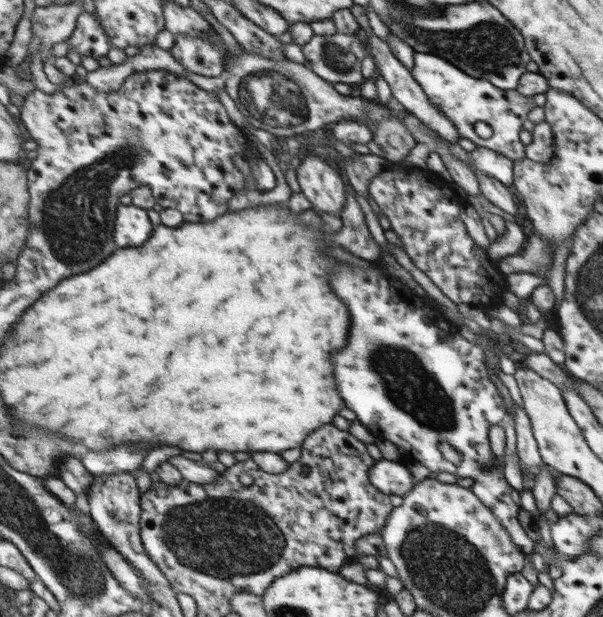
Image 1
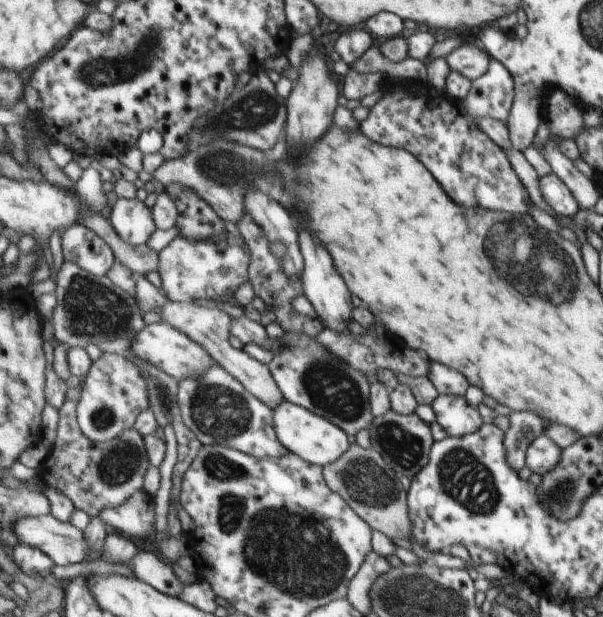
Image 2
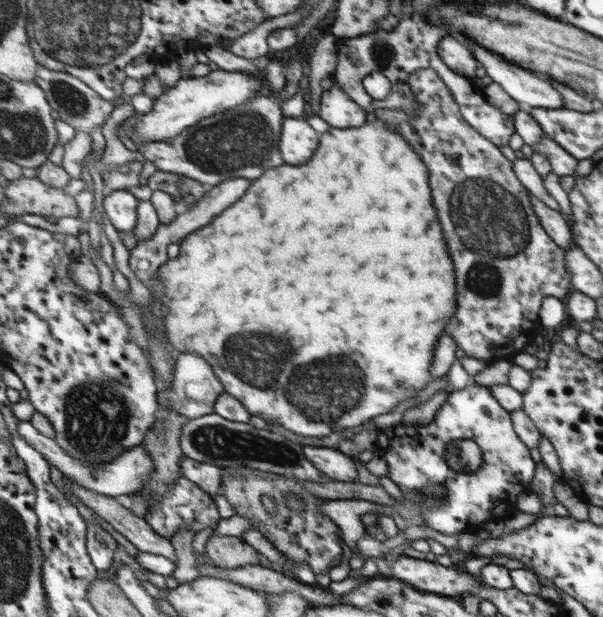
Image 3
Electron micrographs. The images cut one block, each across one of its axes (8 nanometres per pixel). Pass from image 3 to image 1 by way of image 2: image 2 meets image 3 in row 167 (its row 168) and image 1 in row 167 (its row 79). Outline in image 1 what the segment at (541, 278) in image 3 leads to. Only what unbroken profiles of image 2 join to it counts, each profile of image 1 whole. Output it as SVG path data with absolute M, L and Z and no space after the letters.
M476 147L474 151L468 152L468 155L470 155L470 163L476 169L497 178L507 187L513 184L514 166L516 165L513 159L486 147Z

